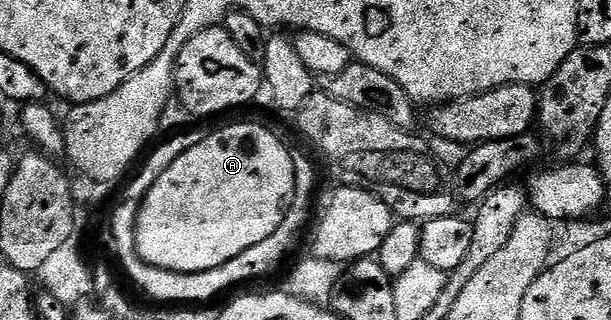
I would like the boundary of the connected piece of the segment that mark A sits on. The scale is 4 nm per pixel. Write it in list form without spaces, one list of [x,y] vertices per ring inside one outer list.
[[[232,123],[205,139],[200,139],[188,146],[175,161],[168,166],[166,173],[154,181],[150,193],[140,206],[140,215],[136,219],[136,254],[143,257],[145,263],[158,269],[166,269],[174,273],[189,275],[190,273],[202,273],[206,269],[218,269],[218,265],[226,265],[226,261],[241,258],[245,253],[251,252],[258,241],[266,241],[284,223],[285,214],[298,190],[298,163],[288,152],[288,147],[268,127],[260,123]]]

